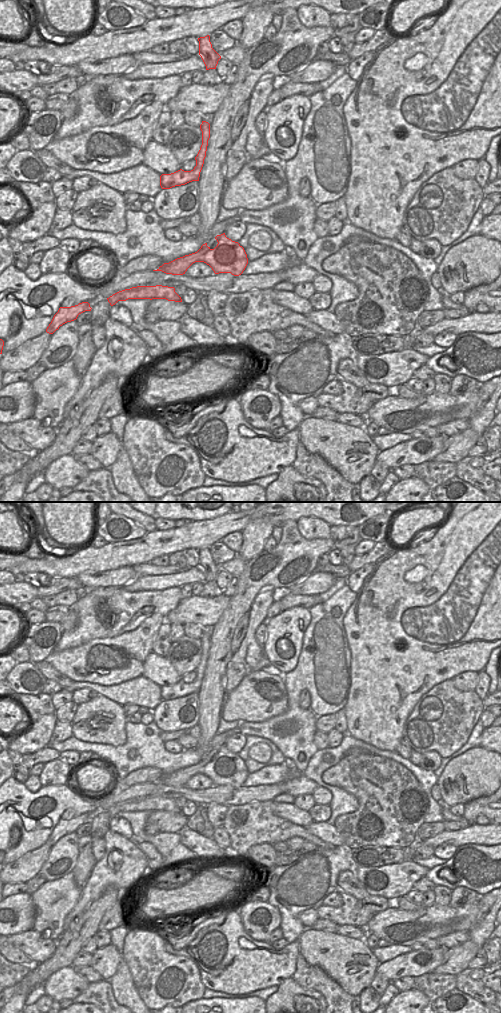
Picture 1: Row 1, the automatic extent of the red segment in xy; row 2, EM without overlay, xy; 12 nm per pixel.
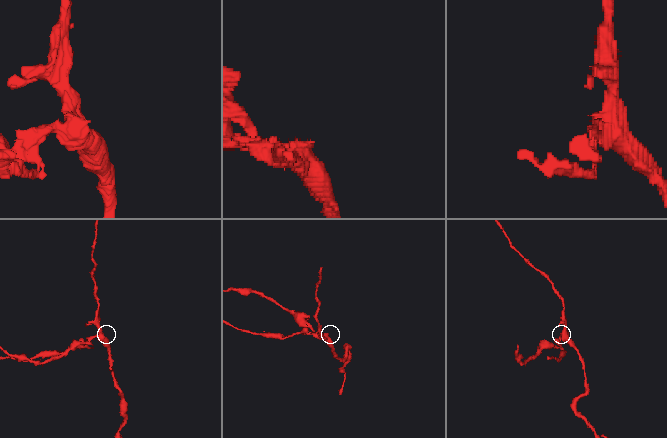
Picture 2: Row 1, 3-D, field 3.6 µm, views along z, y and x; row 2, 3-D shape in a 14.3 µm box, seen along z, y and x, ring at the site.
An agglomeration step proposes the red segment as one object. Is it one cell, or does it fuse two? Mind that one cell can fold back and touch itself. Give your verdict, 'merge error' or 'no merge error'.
merge error

